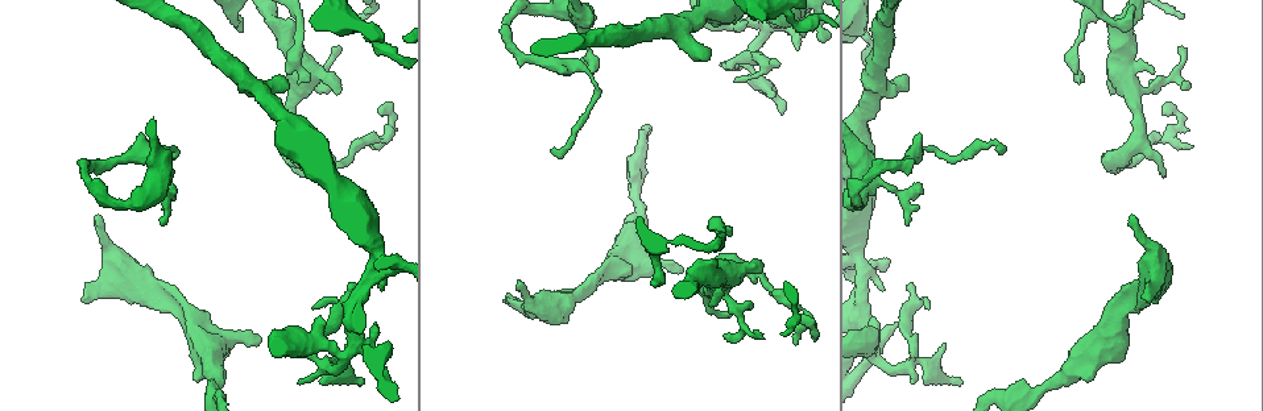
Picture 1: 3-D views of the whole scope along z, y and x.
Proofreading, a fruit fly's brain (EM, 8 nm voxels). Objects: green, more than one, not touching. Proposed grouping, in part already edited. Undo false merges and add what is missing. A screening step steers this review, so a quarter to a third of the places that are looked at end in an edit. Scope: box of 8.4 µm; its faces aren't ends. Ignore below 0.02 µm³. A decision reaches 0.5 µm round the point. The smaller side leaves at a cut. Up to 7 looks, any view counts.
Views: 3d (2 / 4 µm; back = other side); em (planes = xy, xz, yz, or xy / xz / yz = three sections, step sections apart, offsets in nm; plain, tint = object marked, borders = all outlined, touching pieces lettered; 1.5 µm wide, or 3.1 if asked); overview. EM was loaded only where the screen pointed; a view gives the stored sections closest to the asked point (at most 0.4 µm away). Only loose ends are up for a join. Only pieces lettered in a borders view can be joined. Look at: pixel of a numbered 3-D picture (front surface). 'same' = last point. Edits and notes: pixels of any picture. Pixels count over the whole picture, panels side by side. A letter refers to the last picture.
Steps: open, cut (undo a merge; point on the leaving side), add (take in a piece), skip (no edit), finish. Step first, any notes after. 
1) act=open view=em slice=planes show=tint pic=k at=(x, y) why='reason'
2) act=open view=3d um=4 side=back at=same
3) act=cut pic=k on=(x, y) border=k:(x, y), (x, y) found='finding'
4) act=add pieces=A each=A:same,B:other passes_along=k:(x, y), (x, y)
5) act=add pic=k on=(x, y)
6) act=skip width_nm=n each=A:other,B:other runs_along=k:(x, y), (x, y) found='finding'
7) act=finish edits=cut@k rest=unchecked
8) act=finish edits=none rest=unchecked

act=open view=3d um=4 pic=1 at=(870, 358) why='abrupt turn'

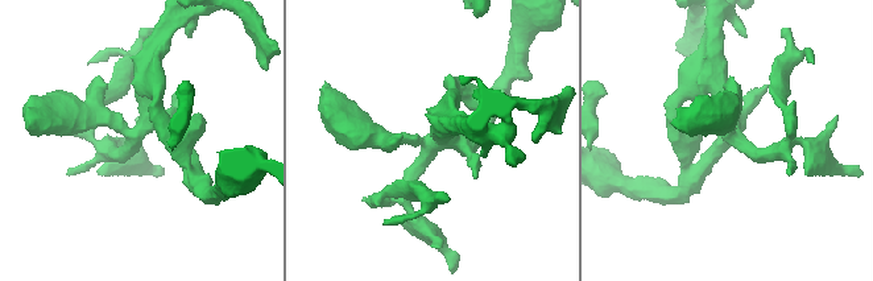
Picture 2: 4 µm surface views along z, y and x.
act=open view=em slice=xz step=4 show=borders pic=2 at=(734, 132) why='now the EM'

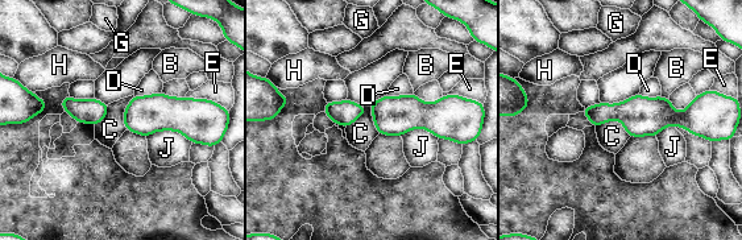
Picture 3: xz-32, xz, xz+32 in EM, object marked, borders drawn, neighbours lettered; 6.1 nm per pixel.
act=skip width_nm=200 each=B:other,C:other,D:other,E:other,G:other,H:other,J:other border=3:(596, 125), (617, 119), (630, 136) found='one cell here'

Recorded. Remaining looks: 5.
act=open view=em slice=planes show=tint pic=1 at=(260, 339) why='free end'

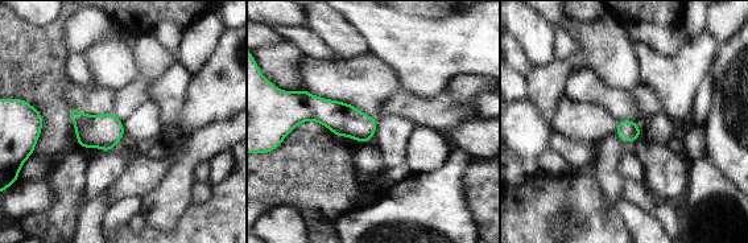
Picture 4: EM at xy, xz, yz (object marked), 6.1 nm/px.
act=open view=em slice=planes show=borders at=same

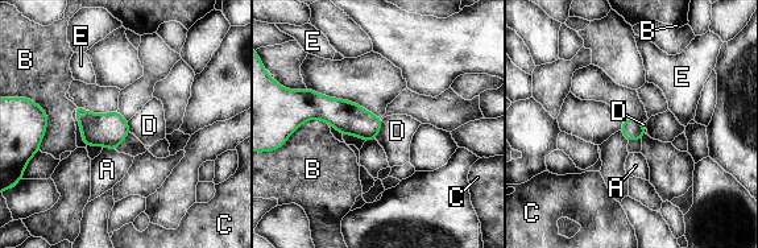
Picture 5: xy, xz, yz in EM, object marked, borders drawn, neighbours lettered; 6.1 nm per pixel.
act=skip each=A:other,B:other,C:other,D:other,E:other border=5:(382, 120), (375, 139) found='none of them fits'

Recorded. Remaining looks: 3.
act=open view=3d um=4 pic=1 at=(372, 148) why='tapers out'

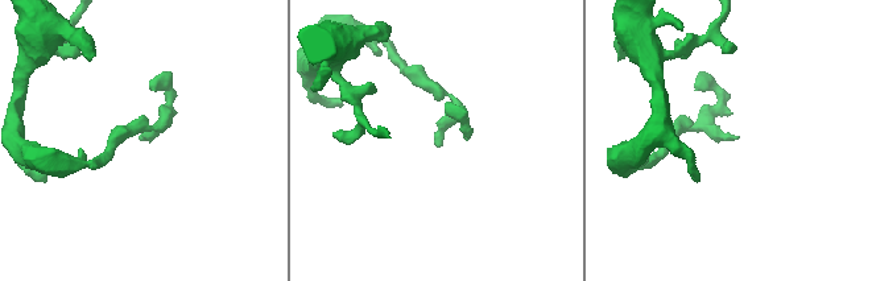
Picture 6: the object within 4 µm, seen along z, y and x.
act=open view=em slice=planes show=plain pic=6 at=(139, 138)

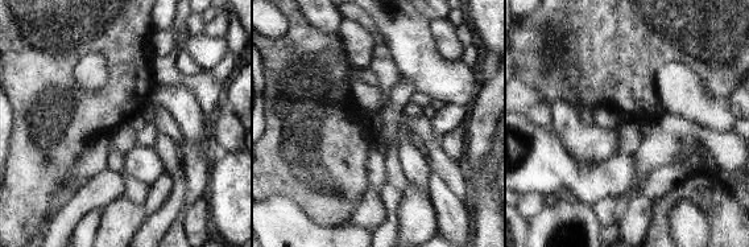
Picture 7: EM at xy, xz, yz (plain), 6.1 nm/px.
act=open view=em slice=planes show=borders at=same why='see the neighbours'

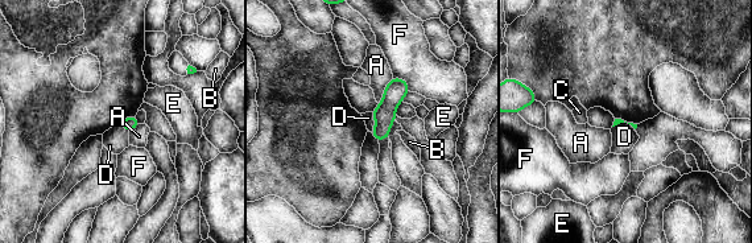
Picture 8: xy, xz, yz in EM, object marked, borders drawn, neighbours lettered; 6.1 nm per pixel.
act=skip longest_contact=A:190nm each=A:other,B:other,C:other,D:other,E:other,F:other found='no lettered piece goes on from it'

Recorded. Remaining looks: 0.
act=finish edits=none rest=unchecked

